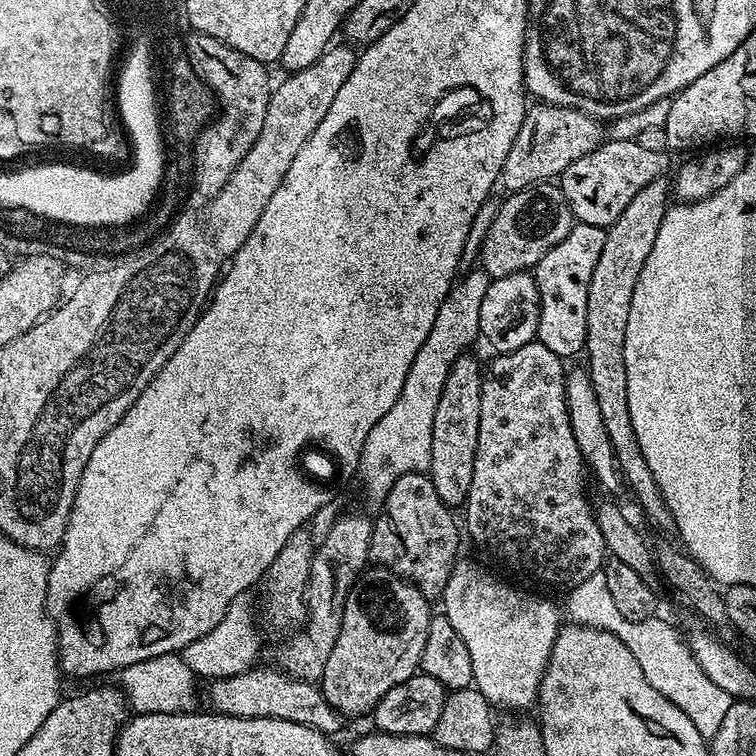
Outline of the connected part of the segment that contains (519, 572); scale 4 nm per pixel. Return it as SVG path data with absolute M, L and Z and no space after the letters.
M534 339L526 346L518 346L518 350L510 350L509 352L502 352L491 357L493 360L486 364L481 375L482 382L482 406L480 407L480 429L478 430L478 450L474 454L474 482L470 482L470 494L466 501L466 509L468 508L468 532L466 528L466 536L473 540L478 547L484 552L489 552L498 563L504 568L509 568L516 576L525 576L528 580L533 580L536 584L545 584L548 588L561 588L567 590L578 586L578 582L586 582L586 578L590 578L590 574L601 571L606 563L606 549L604 546L604 539L602 538L602 530L598 530L596 522L596 514L593 505L587 504L584 501L584 476L586 480L586 465L582 454L578 450L578 442L574 442L574 432L570 430L570 416L566 410L566 396L564 394L564 382L566 379L565 361L558 355L554 354L554 350L546 350L546 346L542 346L540 341Z

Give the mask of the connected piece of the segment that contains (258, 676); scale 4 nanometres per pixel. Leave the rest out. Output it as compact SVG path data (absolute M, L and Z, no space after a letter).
M254 666L249 672L234 674L232 678L213 680L208 687L207 707L223 716L238 718L282 718L286 722L298 722L302 726L316 728L330 737L337 735L345 717L341 716L330 702L326 702L324 691L307 680L293 680L291 676L272 668Z

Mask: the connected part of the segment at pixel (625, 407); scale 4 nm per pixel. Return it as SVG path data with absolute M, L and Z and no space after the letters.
M667 175L654 178L650 182L646 182L646 186L642 186L642 190L638 190L638 194L634 194L634 199L630 201L630 206L626 206L626 210L622 210L622 214L618 214L618 218L610 227L606 229L606 246L602 246L602 255L598 258L598 266L594 266L594 274L590 278L590 298L586 298L586 342L584 343L583 355L588 356L588 364L586 363L586 371L590 378L590 386L594 386L594 398L598 398L598 411L602 413L602 422L606 426L606 435L610 437L610 446L614 450L614 458L616 464L620 467L620 475L626 488L632 491L631 499L640 505L644 512L645 521L649 525L653 524L660 532L672 532L676 526L675 517L672 517L670 510L666 506L662 498L662 492L658 490L658 482L656 476L650 474L650 466L646 462L646 458L642 454L642 450L638 446L638 438L634 434L634 426L630 422L630 402L626 399L626 362L624 361L624 347L626 346L626 318L630 318L630 298L634 298L634 286L638 284L638 274L642 274L642 266L646 266L646 258L650 258L650 250L654 246L654 238L658 238L658 226L662 226L662 218L667 214L670 207L670 180Z

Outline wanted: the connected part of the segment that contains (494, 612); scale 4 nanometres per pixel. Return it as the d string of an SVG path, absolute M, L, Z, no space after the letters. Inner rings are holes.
M457 559L452 568L452 576L446 582L446 590L442 597L442 615L458 630L458 638L466 642L466 650L470 650L470 666L474 666L472 683L489 704L497 709L528 710L537 703L540 695L540 679L556 634L562 627L562 612L555 608L544 596L535 596L532 592L523 592L496 576L491 576L484 568L479 568L472 560Z

